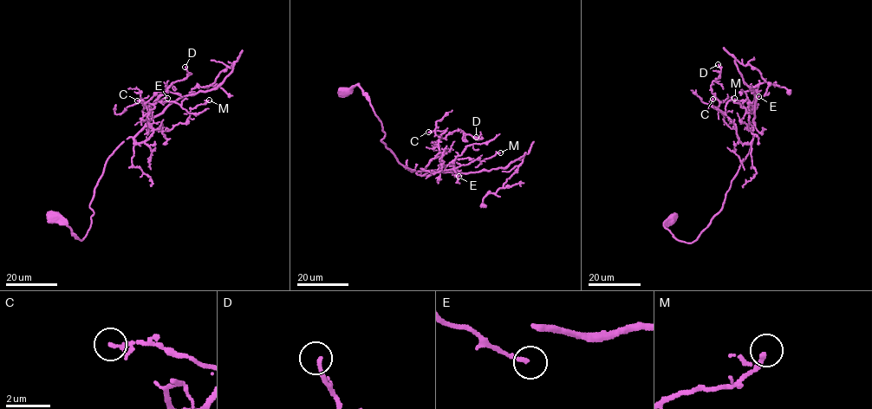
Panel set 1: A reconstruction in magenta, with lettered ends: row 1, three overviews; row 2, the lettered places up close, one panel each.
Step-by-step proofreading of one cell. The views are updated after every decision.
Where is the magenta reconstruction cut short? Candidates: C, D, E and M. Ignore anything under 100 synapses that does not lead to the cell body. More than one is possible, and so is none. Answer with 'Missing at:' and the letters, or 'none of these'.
Missing at: none of these

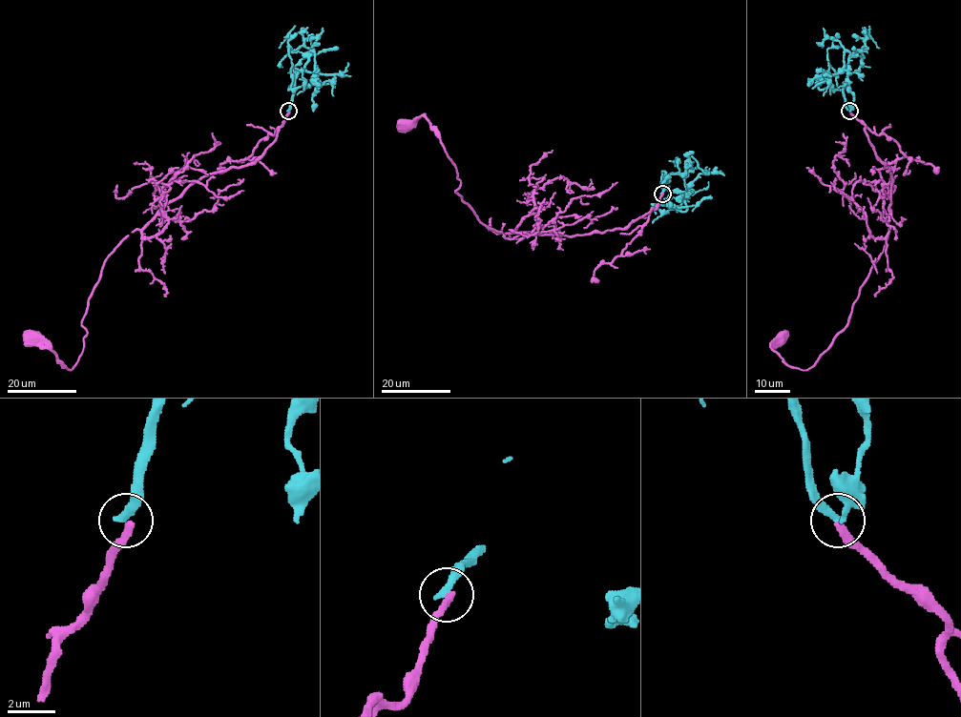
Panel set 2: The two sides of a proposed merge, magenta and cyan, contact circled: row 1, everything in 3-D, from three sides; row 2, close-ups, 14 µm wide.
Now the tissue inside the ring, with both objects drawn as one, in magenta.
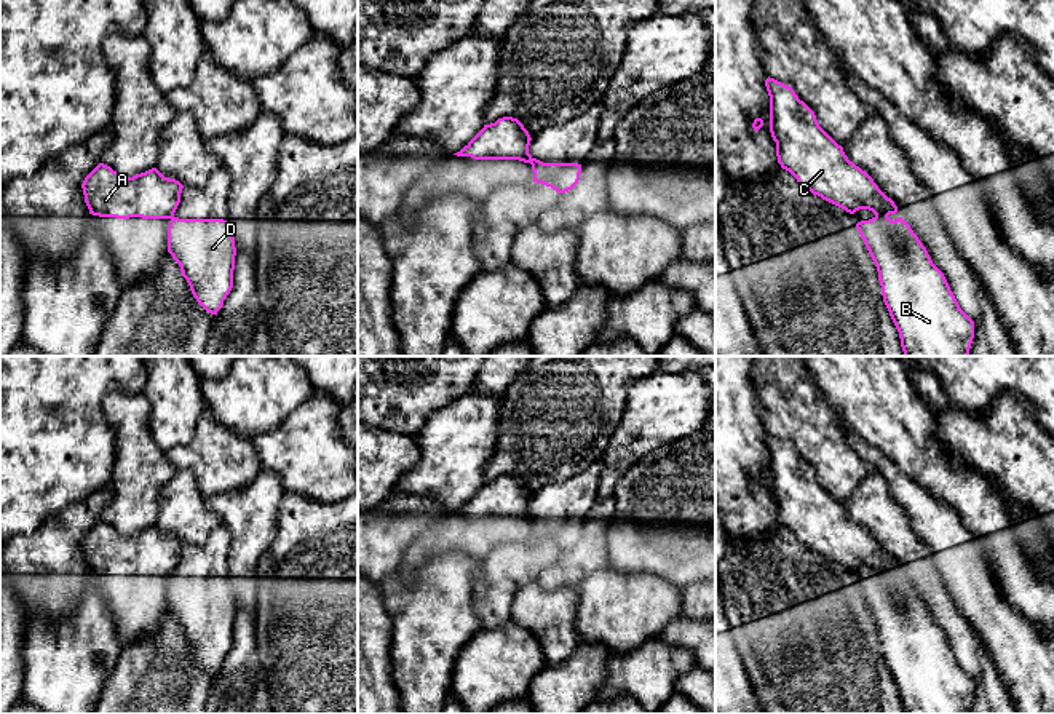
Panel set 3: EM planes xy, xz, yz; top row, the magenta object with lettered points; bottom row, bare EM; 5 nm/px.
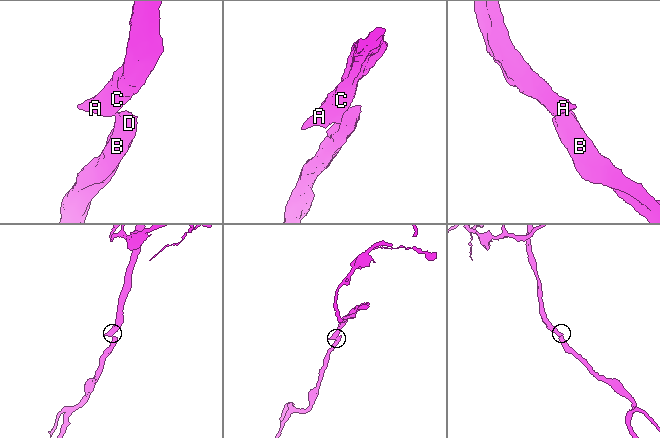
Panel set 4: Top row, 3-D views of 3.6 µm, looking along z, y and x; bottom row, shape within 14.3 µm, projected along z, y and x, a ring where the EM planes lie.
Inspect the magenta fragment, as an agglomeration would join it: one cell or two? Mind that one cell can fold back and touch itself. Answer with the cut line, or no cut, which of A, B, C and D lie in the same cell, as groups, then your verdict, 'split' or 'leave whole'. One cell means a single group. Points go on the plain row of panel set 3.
yz (875, 572), (887, 574) | A C / B D | split

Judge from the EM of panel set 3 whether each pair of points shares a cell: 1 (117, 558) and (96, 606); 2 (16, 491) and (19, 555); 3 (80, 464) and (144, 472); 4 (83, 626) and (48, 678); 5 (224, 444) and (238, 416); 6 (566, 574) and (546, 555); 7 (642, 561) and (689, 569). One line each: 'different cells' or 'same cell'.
1: different cells
2: different cells
3: different cells
4: same cell
5: different cells
6: different cells
7: same cell

